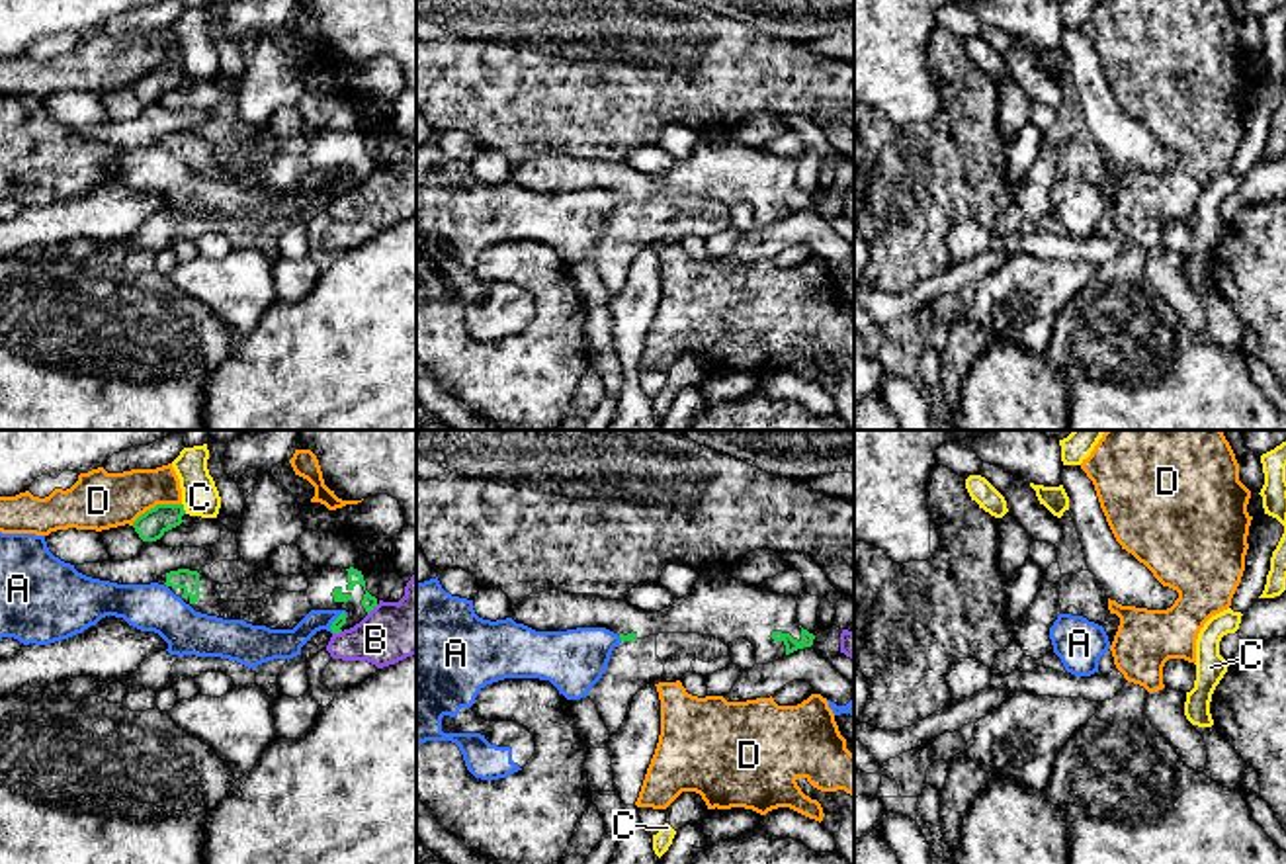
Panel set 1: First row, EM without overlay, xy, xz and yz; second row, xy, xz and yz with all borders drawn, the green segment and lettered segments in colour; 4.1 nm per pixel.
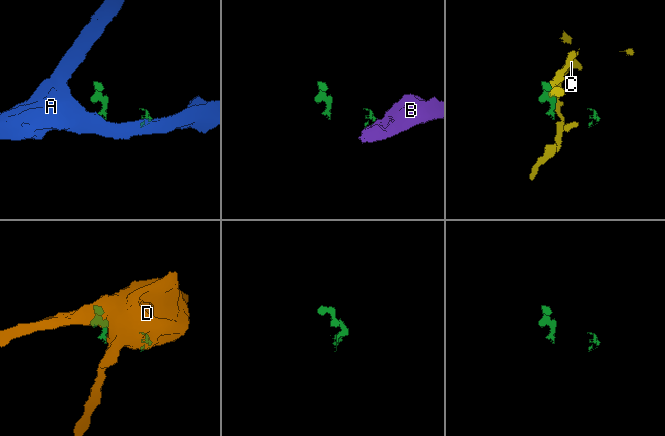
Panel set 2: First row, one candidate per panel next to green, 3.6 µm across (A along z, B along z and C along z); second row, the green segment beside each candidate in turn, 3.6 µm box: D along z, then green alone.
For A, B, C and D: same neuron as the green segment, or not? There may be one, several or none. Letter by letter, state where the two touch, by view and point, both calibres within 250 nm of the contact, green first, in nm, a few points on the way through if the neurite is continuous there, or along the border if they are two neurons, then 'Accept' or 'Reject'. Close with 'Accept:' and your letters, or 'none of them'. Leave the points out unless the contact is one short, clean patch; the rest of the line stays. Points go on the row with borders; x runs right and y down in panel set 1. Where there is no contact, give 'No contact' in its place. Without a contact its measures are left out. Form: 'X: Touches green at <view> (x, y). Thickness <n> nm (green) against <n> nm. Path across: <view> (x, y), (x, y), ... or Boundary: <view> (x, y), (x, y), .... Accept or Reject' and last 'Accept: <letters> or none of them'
A: Touches green at xy (335, 620). Thickness 50 nm (green) against 130 nm. Reject
B: Touches green at xy (372, 608). Thickness 60 nm (green) against 240 nm. Boundary: xy (378, 604), (368, 614). Reject
C: Touches green at xy (182, 509). Thickness 120 nm (green) against 160 nm. Reject
D: Touches green at xy (157, 505). Thickness 120 nm (green) against 240 nm. Boundary: xy (180, 503), (157, 503), (131, 524). Reject
Accept: none of them

